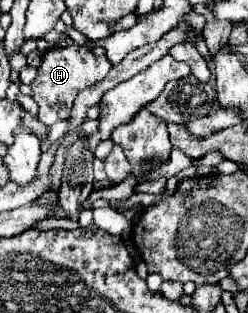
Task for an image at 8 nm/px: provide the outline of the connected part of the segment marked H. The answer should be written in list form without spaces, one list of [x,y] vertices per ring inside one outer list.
[[[67,46],[67,48],[51,48],[43,54],[43,60],[37,68],[37,78],[31,82],[31,98],[39,106],[39,122],[55,124],[59,120],[67,120],[73,108],[75,96],[91,84],[103,80],[111,70],[111,62],[107,56],[97,58],[87,46]]]

